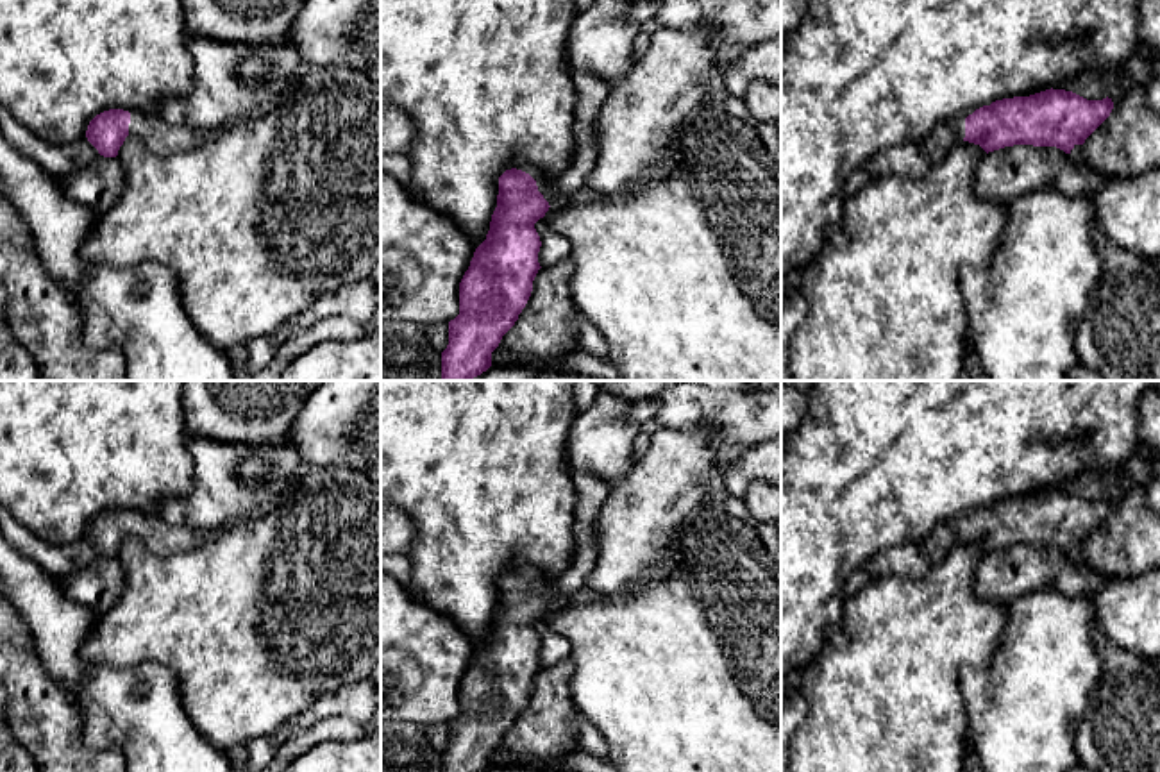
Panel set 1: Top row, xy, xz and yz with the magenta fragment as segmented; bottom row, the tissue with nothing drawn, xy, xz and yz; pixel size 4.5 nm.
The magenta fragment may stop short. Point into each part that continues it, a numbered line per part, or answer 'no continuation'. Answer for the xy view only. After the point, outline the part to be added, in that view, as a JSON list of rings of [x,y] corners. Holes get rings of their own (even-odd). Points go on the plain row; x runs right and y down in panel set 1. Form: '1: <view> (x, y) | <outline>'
1: xy (158, 535) | [[[147,513],[130,515],[129,536],[141,540],[148,550],[161,556],[195,549],[204,538],[188,524],[170,524]]]

